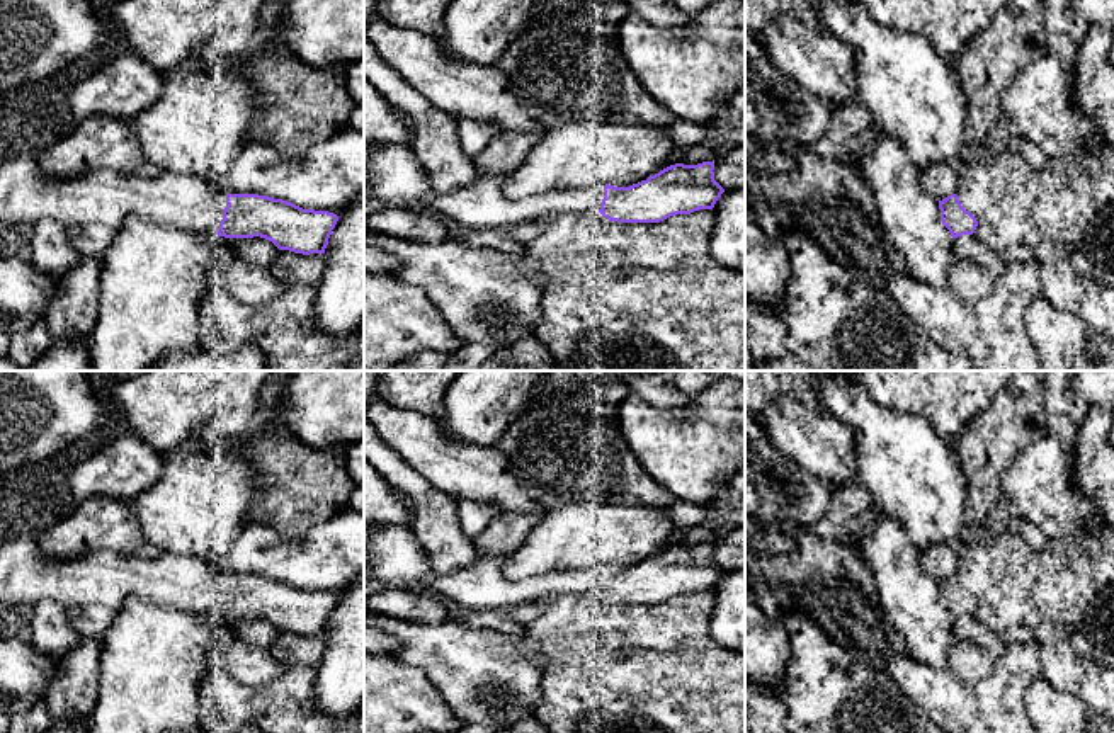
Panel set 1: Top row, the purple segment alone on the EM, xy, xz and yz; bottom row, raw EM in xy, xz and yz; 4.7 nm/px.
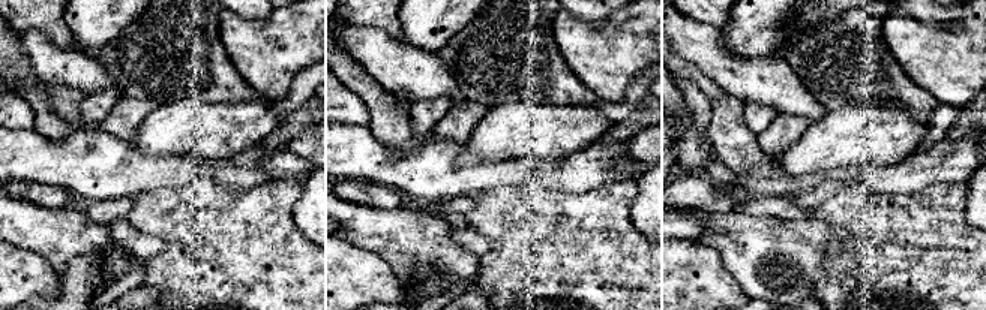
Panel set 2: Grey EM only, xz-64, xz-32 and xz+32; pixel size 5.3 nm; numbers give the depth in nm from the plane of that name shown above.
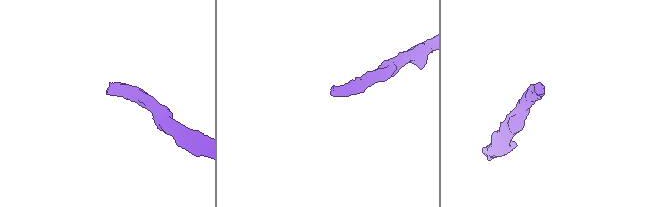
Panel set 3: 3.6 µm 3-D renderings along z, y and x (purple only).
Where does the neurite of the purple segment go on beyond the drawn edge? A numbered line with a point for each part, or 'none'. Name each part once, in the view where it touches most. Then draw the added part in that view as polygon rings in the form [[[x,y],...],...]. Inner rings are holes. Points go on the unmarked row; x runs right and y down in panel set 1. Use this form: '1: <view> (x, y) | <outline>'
1: xy (106, 579) | [[[29,527],[17,529],[12,537],[0,544],[0,607],[9,614],[27,614],[41,600],[54,600],[65,607],[102,605],[119,611],[128,599],[138,597],[150,604],[218,616],[225,588],[226,575],[214,571],[207,561],[197,556],[162,553],[148,560],[116,554],[112,551],[90,551],[77,560],[49,560],[39,553],[37,534]]]

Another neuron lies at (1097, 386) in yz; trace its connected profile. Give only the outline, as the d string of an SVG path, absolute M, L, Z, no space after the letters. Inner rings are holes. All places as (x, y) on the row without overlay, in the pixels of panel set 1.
M1077 371L1070 379L1070 388L1080 393L1090 408L1109 415L1109 442L1114 447L1114 371Z

